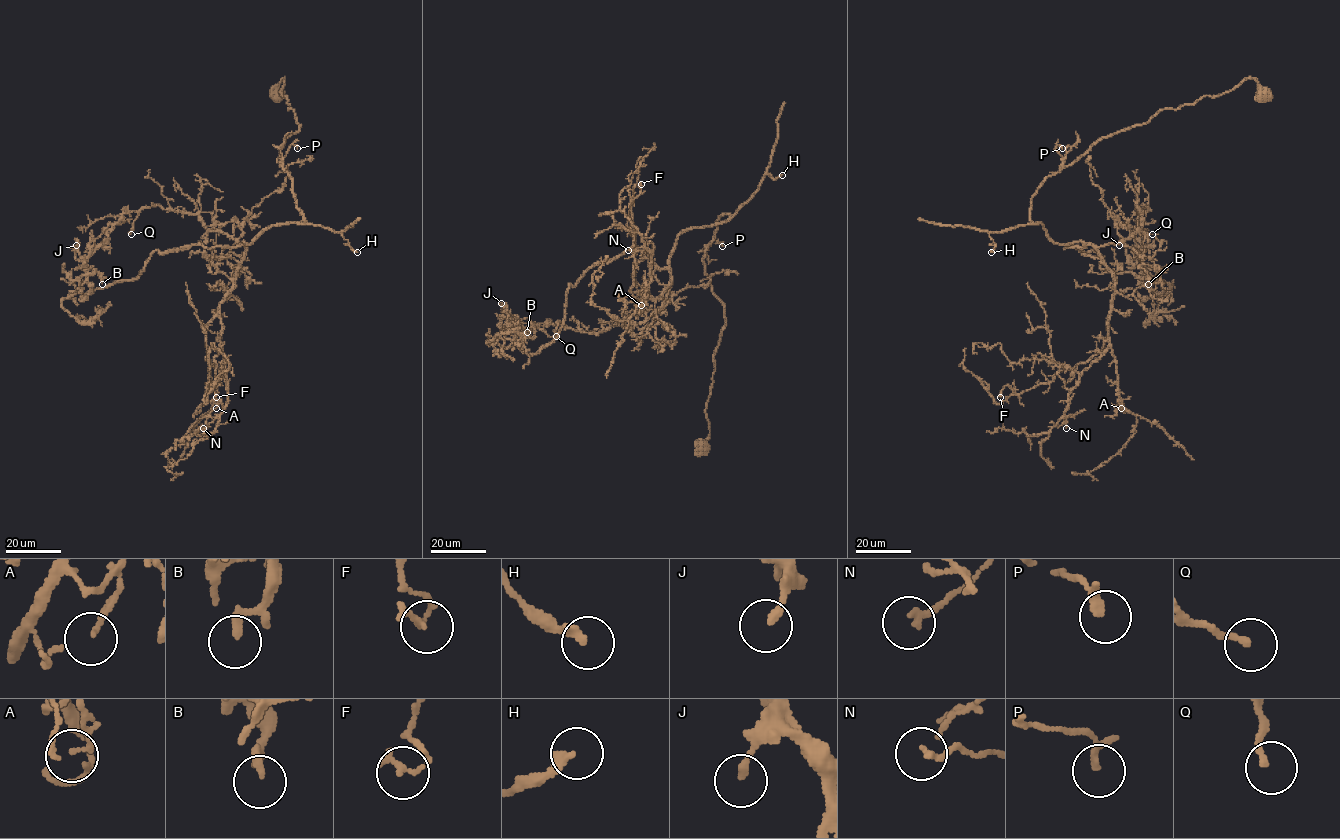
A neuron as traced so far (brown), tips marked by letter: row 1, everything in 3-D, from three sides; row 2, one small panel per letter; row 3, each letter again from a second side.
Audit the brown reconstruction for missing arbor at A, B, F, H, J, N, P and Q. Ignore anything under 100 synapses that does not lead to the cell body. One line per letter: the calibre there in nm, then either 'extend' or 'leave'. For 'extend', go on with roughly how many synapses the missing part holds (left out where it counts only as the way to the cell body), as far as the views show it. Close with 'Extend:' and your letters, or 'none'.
A: 140 nm | leave
B: 220 nm | leave
F: 160 nm | leave
H: 260 nm | leave
J: 200 nm | leave
N: 190 nm | leave
P: 170 nm | leave
Q: 180 nm | leave
Extend: none

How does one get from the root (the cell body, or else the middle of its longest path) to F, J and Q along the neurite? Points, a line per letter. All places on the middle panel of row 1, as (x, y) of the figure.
F: (702, 446), (725, 323), (702, 257), (729, 217), (677, 237), (659, 298), (631, 291), (630, 201), (641, 184)
J: (702, 446), (725, 323), (702, 257), (728, 214), (677, 237), (663, 305), (639, 322), (522, 327), (501, 303)
Q: (702, 446), (725, 323), (702, 257), (728, 214), (677, 237), (656, 314), (597, 333), (559, 321), (556, 336)

